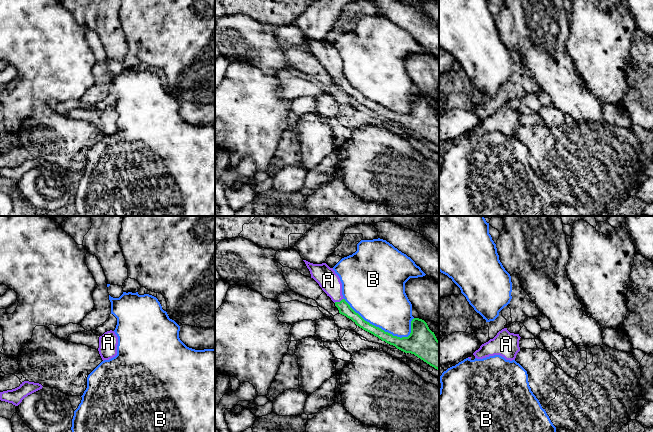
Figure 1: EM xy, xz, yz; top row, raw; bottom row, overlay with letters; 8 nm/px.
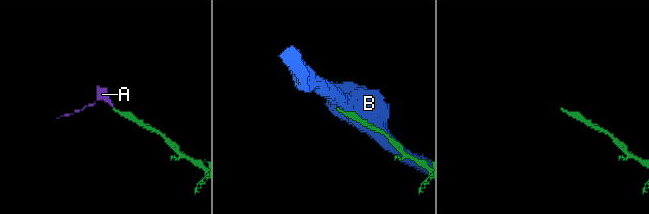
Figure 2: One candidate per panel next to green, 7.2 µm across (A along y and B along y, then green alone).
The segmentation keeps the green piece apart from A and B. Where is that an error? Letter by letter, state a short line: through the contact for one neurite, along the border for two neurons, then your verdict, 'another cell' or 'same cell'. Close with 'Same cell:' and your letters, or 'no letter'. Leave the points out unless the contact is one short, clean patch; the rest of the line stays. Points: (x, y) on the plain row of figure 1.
A: xz (344, 84), (338, 78), (333, 63), (328, 56) | same cell
B: another cell
Same cell: A

